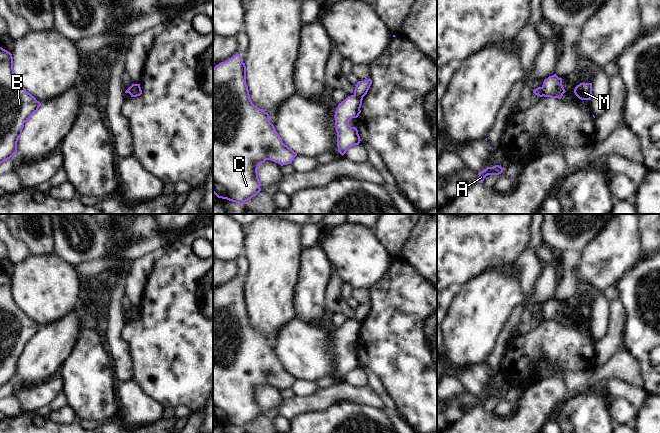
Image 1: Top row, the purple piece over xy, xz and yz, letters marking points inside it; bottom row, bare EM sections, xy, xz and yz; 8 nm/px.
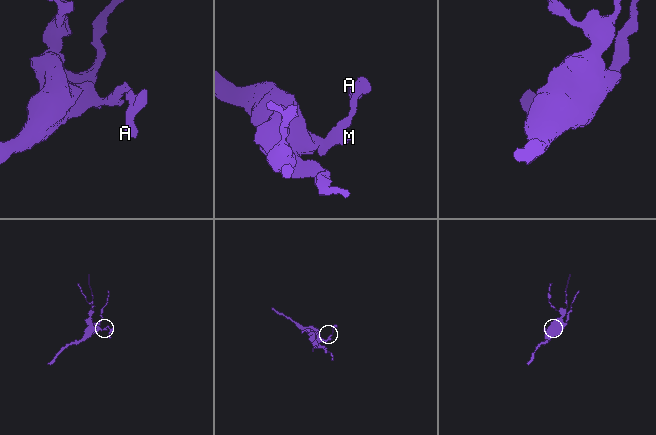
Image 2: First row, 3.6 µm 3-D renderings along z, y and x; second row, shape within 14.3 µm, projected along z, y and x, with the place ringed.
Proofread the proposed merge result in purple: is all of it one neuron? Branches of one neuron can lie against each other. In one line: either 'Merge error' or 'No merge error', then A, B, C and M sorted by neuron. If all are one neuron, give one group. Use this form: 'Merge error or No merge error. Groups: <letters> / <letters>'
Merge error. Groups: A / B C M.

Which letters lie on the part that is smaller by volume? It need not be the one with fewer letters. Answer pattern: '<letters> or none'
A

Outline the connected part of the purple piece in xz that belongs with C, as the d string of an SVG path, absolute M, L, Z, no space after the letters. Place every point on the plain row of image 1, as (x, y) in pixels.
M238 277L213 292L213 417L218 422L244 429L261 415L257 396L260 388L271 384L283 390L291 388L297 380L296 376L283 367L269 343L269 338L257 332L250 323L246 290Z

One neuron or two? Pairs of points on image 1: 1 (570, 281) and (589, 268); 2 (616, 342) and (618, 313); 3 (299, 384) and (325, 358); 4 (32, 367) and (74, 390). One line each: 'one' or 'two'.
1: two
2: one
3: two
4: two

